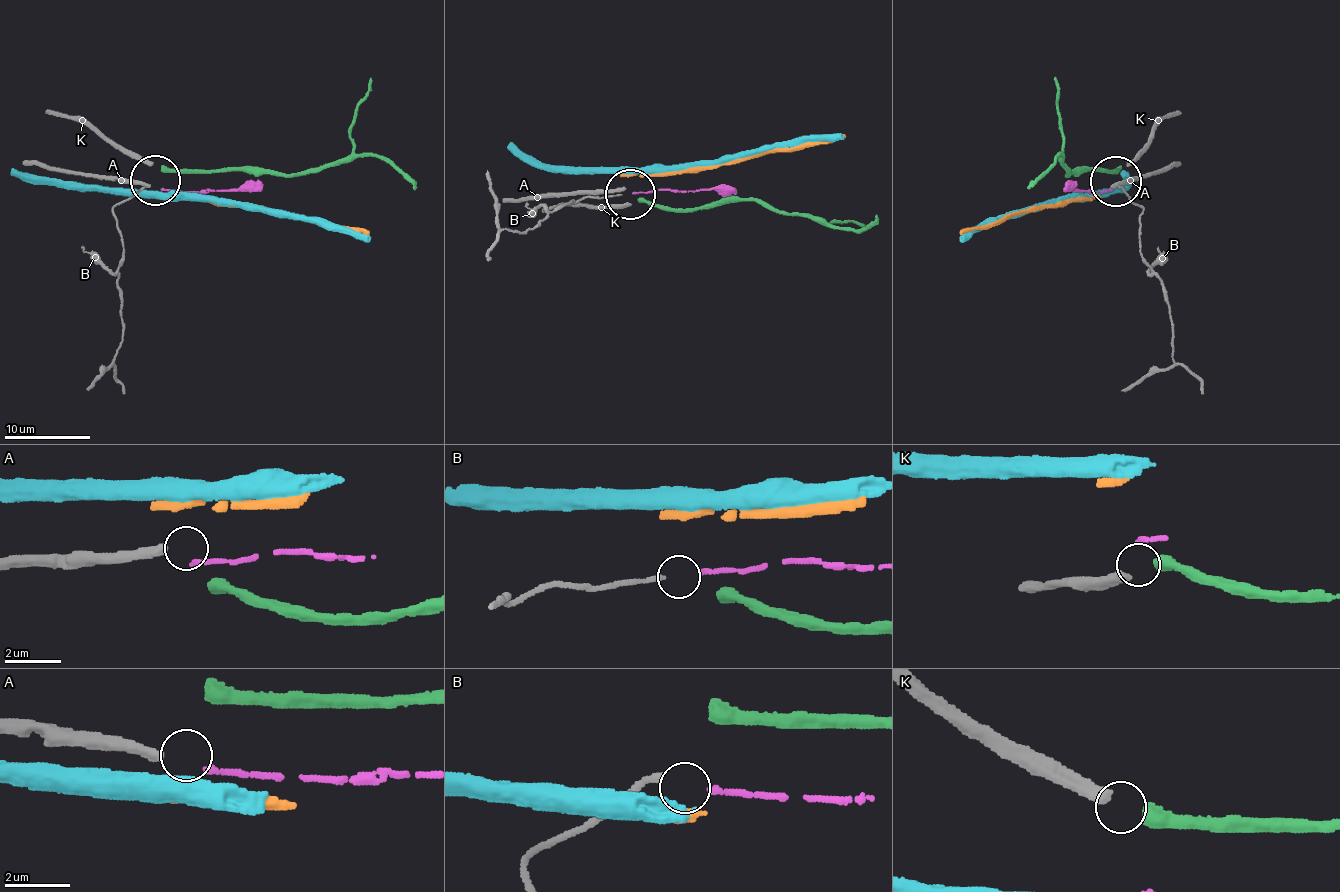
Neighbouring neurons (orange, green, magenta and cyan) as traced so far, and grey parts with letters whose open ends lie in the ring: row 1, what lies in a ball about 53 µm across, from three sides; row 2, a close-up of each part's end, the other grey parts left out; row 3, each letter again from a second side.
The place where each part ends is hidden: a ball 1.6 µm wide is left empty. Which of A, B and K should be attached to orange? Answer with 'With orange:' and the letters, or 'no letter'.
With orange: no letter

